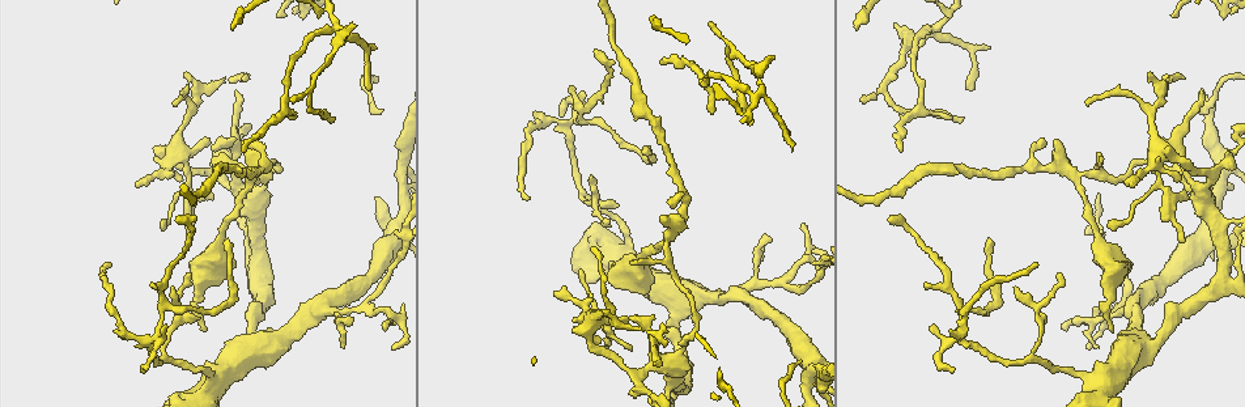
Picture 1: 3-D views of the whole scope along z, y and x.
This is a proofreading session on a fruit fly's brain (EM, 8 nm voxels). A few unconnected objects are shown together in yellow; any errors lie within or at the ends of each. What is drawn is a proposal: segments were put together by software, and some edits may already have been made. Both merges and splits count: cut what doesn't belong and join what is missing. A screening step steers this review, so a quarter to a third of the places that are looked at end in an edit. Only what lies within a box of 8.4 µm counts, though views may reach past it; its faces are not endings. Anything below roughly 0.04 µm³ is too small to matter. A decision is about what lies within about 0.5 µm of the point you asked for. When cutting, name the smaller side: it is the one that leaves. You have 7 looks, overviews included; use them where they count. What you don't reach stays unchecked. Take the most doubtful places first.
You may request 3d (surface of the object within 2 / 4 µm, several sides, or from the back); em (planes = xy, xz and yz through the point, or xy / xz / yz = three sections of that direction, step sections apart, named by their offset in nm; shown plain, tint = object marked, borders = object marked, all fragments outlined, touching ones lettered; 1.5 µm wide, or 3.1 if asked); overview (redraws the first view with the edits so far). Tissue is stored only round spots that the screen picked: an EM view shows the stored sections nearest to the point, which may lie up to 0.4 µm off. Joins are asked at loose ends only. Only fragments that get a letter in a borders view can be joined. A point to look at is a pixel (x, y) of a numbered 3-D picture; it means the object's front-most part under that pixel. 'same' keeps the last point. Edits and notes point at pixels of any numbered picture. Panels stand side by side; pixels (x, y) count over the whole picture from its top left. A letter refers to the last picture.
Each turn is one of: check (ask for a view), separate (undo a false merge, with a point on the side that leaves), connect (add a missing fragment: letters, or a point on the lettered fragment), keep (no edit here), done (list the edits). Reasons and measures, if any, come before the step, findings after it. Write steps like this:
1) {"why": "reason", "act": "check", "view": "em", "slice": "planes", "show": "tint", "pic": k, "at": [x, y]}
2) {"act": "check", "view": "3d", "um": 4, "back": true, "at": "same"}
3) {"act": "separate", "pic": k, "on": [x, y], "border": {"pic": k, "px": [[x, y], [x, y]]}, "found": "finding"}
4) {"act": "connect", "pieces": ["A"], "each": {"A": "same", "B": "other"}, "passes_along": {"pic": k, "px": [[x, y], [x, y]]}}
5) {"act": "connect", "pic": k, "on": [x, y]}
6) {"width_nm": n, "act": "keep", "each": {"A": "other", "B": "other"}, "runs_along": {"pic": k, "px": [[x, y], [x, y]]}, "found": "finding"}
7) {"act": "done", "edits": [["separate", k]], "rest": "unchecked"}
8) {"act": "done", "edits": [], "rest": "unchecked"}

{"why": "branch stops here", "act": "check", "view": "em", "slice": "planes", "show": "borders", "pic": 1, "at": [527, 200]}

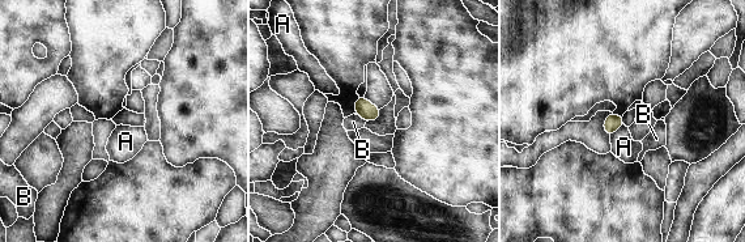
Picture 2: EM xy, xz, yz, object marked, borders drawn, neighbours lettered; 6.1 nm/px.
{"width_nm": 100, "act": "keep", "each": {"A": "other", "B": "other"}, "border": {"pic": 2, "px": [[624, 124], [609, 136]]}, "found": "none of them fits"}

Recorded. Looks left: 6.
{"why": "an open end", "act": "check", "view": "em", "slice": "planes", "show": "borders", "pic": 1, "at": [893, 23]}

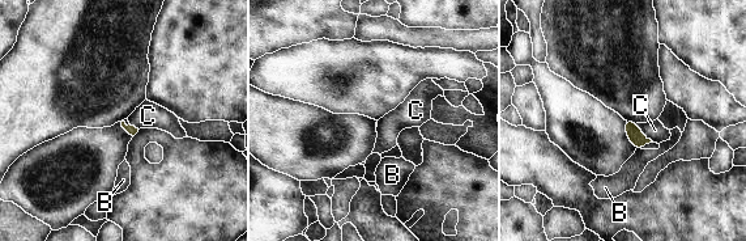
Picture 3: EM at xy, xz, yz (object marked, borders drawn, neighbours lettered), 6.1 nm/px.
{"act": "keep", "each": {"B": "other", "C": "other"}, "border": {"pic": 3, "px": [[635, 123], [653, 142]]}, "found": "none of them fits"}

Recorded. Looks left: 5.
{"act": "check", "view": "em", "slice": "planes", "show": "borders", "pic": 1, "at": [1099, 157]}

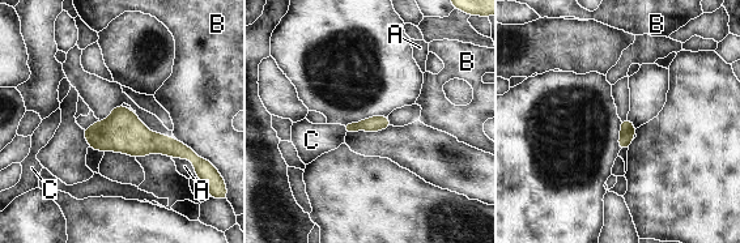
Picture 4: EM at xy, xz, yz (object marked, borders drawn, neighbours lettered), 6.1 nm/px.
{"act": "keep", "each": {"A": "other", "B": "other", "C": "other"}, "runs_along": {"pic": 4, "px": [[86, 132], [128, 135], [190, 154]]}, "found": "no lettered fragment goes on from it"}

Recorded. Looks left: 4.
{"act": "done", "edits": [], "rest": "unchecked"}

